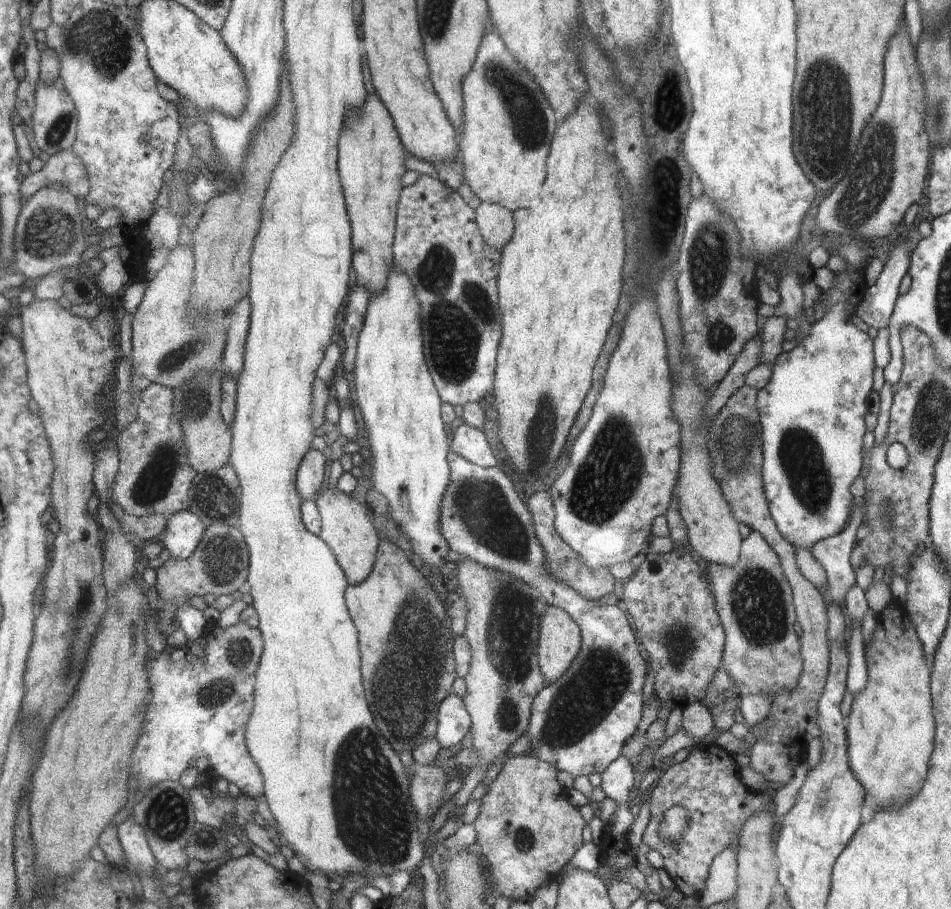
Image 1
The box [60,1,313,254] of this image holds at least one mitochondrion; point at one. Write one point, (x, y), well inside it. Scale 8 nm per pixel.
(99, 36)

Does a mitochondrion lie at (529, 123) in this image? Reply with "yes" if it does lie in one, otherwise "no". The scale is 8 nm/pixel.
yes

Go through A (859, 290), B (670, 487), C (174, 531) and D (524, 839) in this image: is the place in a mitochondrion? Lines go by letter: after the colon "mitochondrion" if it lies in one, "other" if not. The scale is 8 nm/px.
A: other
B: other
C: other
D: mitochondrion

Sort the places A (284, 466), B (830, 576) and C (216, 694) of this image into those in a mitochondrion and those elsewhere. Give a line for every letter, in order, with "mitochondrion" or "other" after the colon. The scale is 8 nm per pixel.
A: other
B: other
C: mitochondrion

